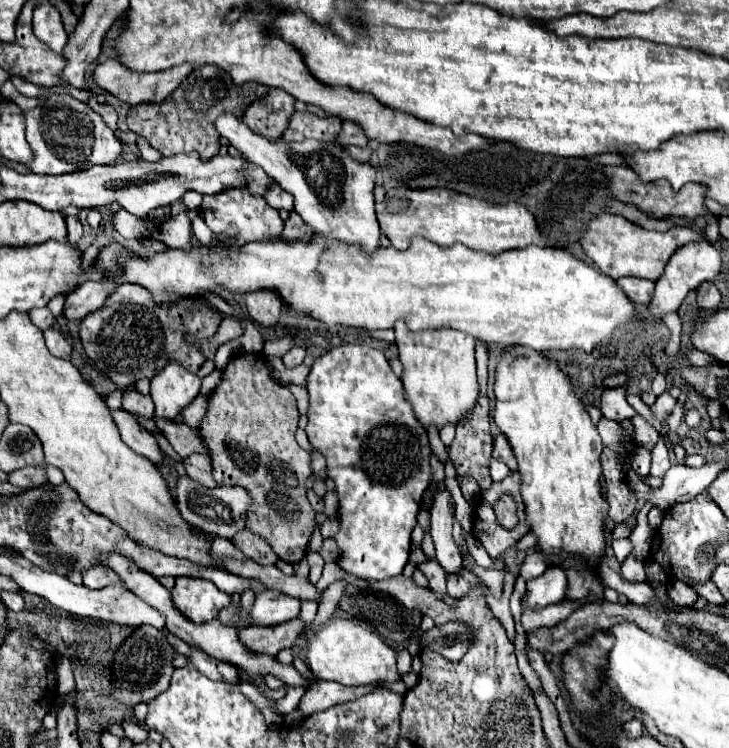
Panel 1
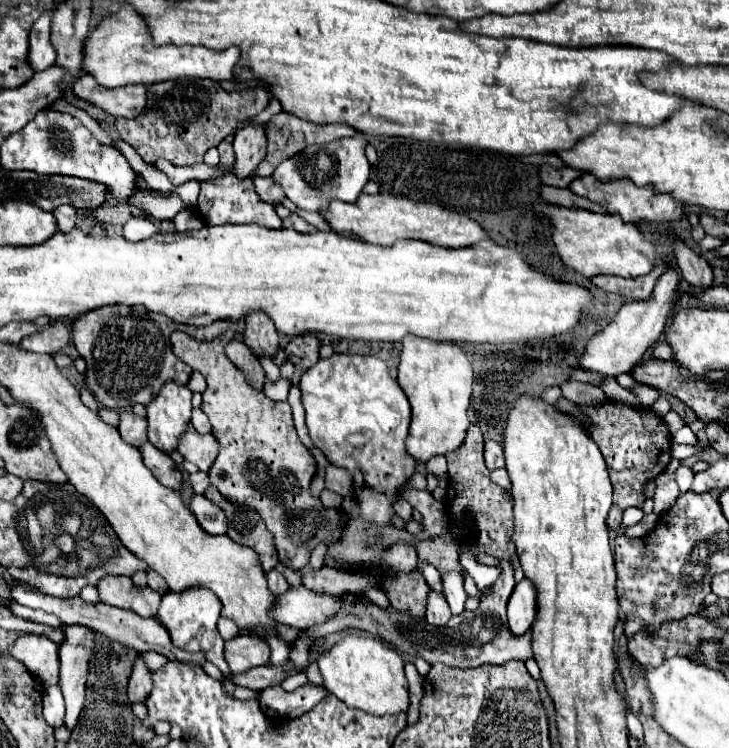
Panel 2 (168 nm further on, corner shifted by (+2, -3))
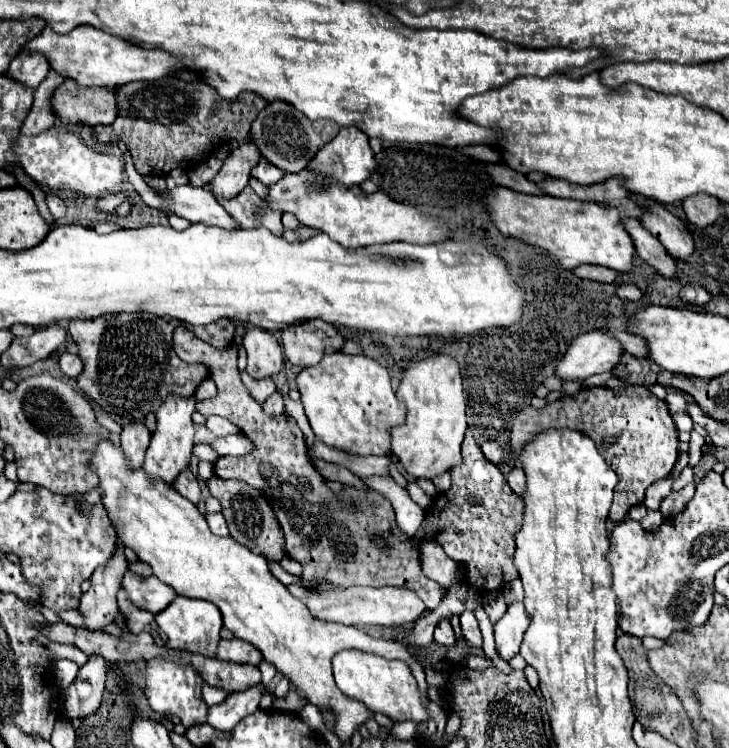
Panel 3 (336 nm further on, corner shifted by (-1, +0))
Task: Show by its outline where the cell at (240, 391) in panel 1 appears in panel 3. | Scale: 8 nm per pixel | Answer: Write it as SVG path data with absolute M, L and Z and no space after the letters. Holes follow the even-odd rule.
M181 326L175 330L173 348L181 360L207 364L209 376L219 388L217 398L197 402L195 410L203 416L215 414L231 420L255 444L255 450L243 458L219 458L215 462L215 476L239 478L263 490L285 532L285 552L303 566L299 574L303 584L317 586L321 582L331 582L341 588L409 588L425 602L427 610L437 608L445 590L421 574L419 540L411 540L401 532L395 522L395 512L391 512L391 502L375 490L349 486L349 498L339 498L337 492L327 488L307 456L305 438L297 422L287 414L267 416L261 404L255 402L243 386L237 370L237 348L233 344L225 350L211 348Z

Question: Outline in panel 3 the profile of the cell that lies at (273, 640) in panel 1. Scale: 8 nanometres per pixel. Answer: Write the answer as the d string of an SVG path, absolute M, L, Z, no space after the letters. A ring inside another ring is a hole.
M237 638L221 640L215 652L215 658L225 660L225 662L237 662L237 664L253 664L253 666L257 666L263 660L255 646L241 642Z

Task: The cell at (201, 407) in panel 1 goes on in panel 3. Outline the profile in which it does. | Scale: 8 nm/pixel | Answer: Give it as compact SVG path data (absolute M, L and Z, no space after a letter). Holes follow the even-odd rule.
M209 416L205 426L207 426L215 436L227 436L227 434L239 434L239 432L241 432L235 424L231 424L229 420L219 418L219 416Z

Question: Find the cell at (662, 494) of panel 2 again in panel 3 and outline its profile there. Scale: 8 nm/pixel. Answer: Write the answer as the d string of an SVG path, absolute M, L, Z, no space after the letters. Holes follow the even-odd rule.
M686 466L680 475L674 480L672 490L678 491L685 487L687 484L694 481L694 474L691 467Z

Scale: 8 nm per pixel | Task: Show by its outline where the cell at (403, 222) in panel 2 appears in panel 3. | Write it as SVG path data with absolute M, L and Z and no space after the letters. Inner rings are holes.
M297 172L283 174L283 178L271 186L267 186L265 202L275 212L291 212L295 218L307 226L325 232L341 246L359 248L371 244L387 244L387 242L413 242L413 244L435 244L447 238L447 228L439 224L439 220L419 214L415 208L393 202L387 194L375 192L365 194L359 186L345 188L343 184L333 184L335 180L315 174L315 172Z

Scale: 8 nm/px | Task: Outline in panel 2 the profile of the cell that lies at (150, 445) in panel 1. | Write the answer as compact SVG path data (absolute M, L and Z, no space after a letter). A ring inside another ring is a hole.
M150 441L142 443L138 447L138 451L142 453L142 459L144 459L144 465L154 473L154 477L164 483L166 487L172 487L172 489L180 489L180 483L182 483L182 473L178 469L178 465L170 459L170 455L166 455L164 451L160 451L158 447L154 447Z

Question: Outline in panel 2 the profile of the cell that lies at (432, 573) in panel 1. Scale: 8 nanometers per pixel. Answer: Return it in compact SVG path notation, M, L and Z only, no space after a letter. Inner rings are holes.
M430 591L428 605L426 605L426 621L434 627L442 627L444 623L448 623L450 617L452 617L452 613L450 613L448 601L444 599L444 593Z

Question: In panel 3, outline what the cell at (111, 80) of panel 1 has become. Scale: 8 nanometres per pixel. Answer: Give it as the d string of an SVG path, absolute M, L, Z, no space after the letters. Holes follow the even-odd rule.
M65 80L51 98L51 110L67 124L99 126L111 124L117 116L115 92L107 88L79 88Z

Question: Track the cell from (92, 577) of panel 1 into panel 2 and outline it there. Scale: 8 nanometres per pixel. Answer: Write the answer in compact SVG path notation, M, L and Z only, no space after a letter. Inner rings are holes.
M106 575L96 583L96 589L102 603L108 603L120 609L132 609L142 617L154 617L160 605L160 595L156 591L148 587L146 589L136 587L130 577Z

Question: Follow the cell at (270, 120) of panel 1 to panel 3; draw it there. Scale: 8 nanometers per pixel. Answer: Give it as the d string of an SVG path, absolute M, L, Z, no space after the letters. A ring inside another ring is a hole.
M251 142L239 144L239 148L227 156L227 160L223 162L217 176L209 182L211 192L215 196L223 196L227 200L235 198L247 186L251 168L257 164L259 156L261 154L259 154L259 150L255 150L255 144L251 144Z

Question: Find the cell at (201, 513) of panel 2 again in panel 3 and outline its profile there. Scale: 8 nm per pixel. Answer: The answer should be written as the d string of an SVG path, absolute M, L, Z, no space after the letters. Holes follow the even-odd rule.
M207 514L205 516L207 522L209 522L209 528L215 536L227 536L229 530L227 530L227 524L225 524L225 518L221 514Z

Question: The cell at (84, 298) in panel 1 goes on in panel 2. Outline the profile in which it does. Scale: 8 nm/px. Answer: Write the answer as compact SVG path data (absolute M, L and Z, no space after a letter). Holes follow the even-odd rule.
M58 319L58 321L50 323L50 327L46 327L44 331L24 337L20 341L20 347L24 347L26 351L34 351L34 353L54 355L60 349L64 349L68 345L68 341L70 341L70 321Z

